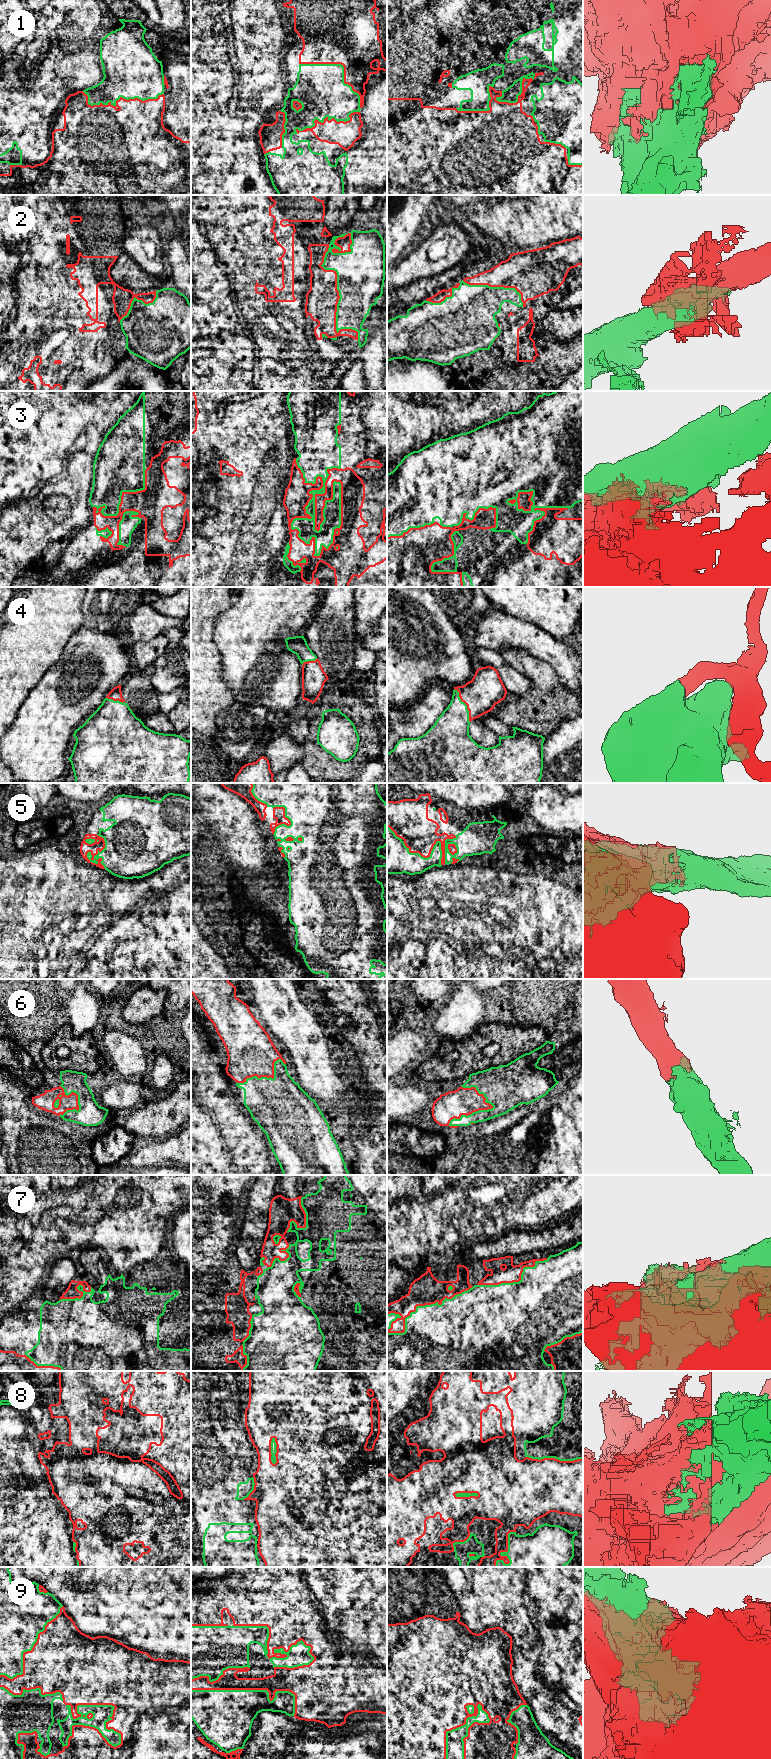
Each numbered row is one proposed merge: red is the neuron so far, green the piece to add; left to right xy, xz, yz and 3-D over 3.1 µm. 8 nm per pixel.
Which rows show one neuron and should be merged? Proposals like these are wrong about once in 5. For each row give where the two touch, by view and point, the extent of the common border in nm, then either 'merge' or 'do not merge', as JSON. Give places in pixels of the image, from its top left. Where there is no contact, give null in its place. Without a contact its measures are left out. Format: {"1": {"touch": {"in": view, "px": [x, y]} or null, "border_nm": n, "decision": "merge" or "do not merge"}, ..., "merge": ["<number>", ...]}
{"1": {"touch": {"in": "xy", "px": [119, 99]}, "border_nm": 650, "decision": "merge"}, "2": {"touch": {"in": "xz", "px": [339, 297]}, "border_nm": 800, "decision": "merge"}, "3": {"touch": {"in": "xz", "px": [305, 511]}, "border_nm": 800, "decision": "merge"}, "4": {"touch": {"in": "yz", "px": [466, 704]}, "border_nm": 300, "decision": "merge"}, "5": {"touch": {"in": "xy", "px": [100, 851]}, "border_nm": 280, "decision": "merge"}, "6": {"touch": {"in": "yz", "px": [469, 1114]}, "border_nm": 400, "decision": "merge"}, "7": {"touch": {"in": "yz", "px": [423, 1305]}, "border_nm": 800, "decision": "do not merge"}, "8": {"touch": {"in": "yz", "px": [554, 1458]}, "border_nm": 460, "decision": "do not merge"}, "9": {"touch": {"in": "xy", "px": [105, 1739]}, "border_nm": 550, "decision": "merge"}, "merge": ["1", "2", "3", "4", "5", "6", "9"]}

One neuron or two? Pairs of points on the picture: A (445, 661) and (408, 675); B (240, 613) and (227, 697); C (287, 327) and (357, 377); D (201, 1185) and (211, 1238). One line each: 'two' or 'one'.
A: one
B: two
C: two
D: one

